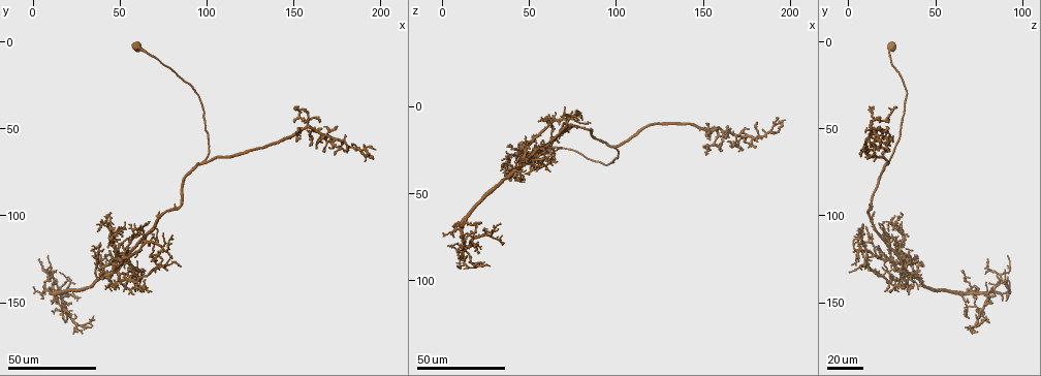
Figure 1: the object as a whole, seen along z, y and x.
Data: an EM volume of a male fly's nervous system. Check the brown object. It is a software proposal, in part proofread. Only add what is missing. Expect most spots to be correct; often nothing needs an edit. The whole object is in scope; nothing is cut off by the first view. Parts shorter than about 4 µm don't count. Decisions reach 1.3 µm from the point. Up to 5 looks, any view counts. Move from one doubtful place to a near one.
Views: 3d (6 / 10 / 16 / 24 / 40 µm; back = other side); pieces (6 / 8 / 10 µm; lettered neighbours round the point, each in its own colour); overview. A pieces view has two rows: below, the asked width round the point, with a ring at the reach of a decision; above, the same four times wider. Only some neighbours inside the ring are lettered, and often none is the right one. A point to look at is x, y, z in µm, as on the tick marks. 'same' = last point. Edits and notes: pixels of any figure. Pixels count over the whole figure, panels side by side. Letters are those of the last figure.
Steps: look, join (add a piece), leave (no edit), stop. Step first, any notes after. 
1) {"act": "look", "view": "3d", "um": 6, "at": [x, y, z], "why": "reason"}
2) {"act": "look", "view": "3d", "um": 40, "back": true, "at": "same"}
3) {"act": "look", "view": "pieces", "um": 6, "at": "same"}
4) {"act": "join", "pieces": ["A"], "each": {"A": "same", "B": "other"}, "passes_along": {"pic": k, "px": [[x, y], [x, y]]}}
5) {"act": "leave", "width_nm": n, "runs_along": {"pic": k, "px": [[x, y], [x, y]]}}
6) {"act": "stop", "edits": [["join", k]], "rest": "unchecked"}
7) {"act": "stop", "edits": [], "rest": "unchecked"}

{"act": "look", "view": "3d", "um": 40, "at": [19, 160, 81]}

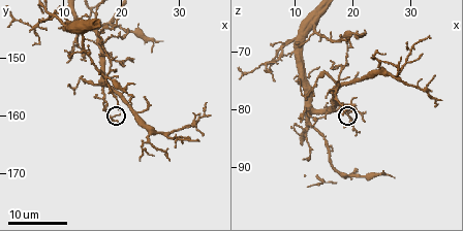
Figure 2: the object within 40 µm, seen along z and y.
{"act": "look", "view": "pieces", "um": 8, "at": [18.5, 161.5, 81.0]}

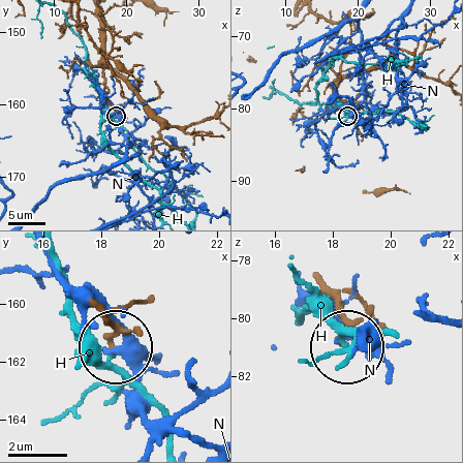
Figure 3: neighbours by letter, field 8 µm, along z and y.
{"act": "leave", "width_nm": 160, "each": {"H": "other", "N": "other"}, "runs_along": {"pic": 3, "px": [[319, 281], [339, 303], [341, 345]]}, "found": "none of them fits"}

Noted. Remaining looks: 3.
{"act": "look", "view": "3d", "um": 40, "at": [11, 149, 89], "why": "tapers out"}

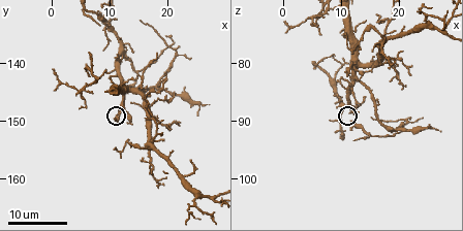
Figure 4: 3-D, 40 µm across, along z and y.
{"act": "look", "view": "pieces", "um": 6, "at": "same", "why": "what lies round it"}

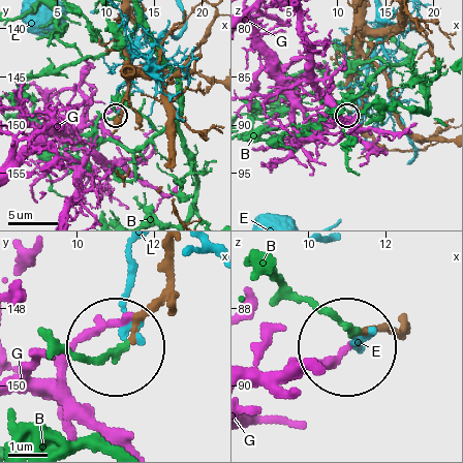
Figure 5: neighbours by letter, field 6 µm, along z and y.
{"act": "leave", "each": {"B": "other", "E": "other", "G": "other"}, "found": "none of them fits"}

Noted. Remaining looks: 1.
{"act": "stop", "edits": [], "rest": "unchecked"}

